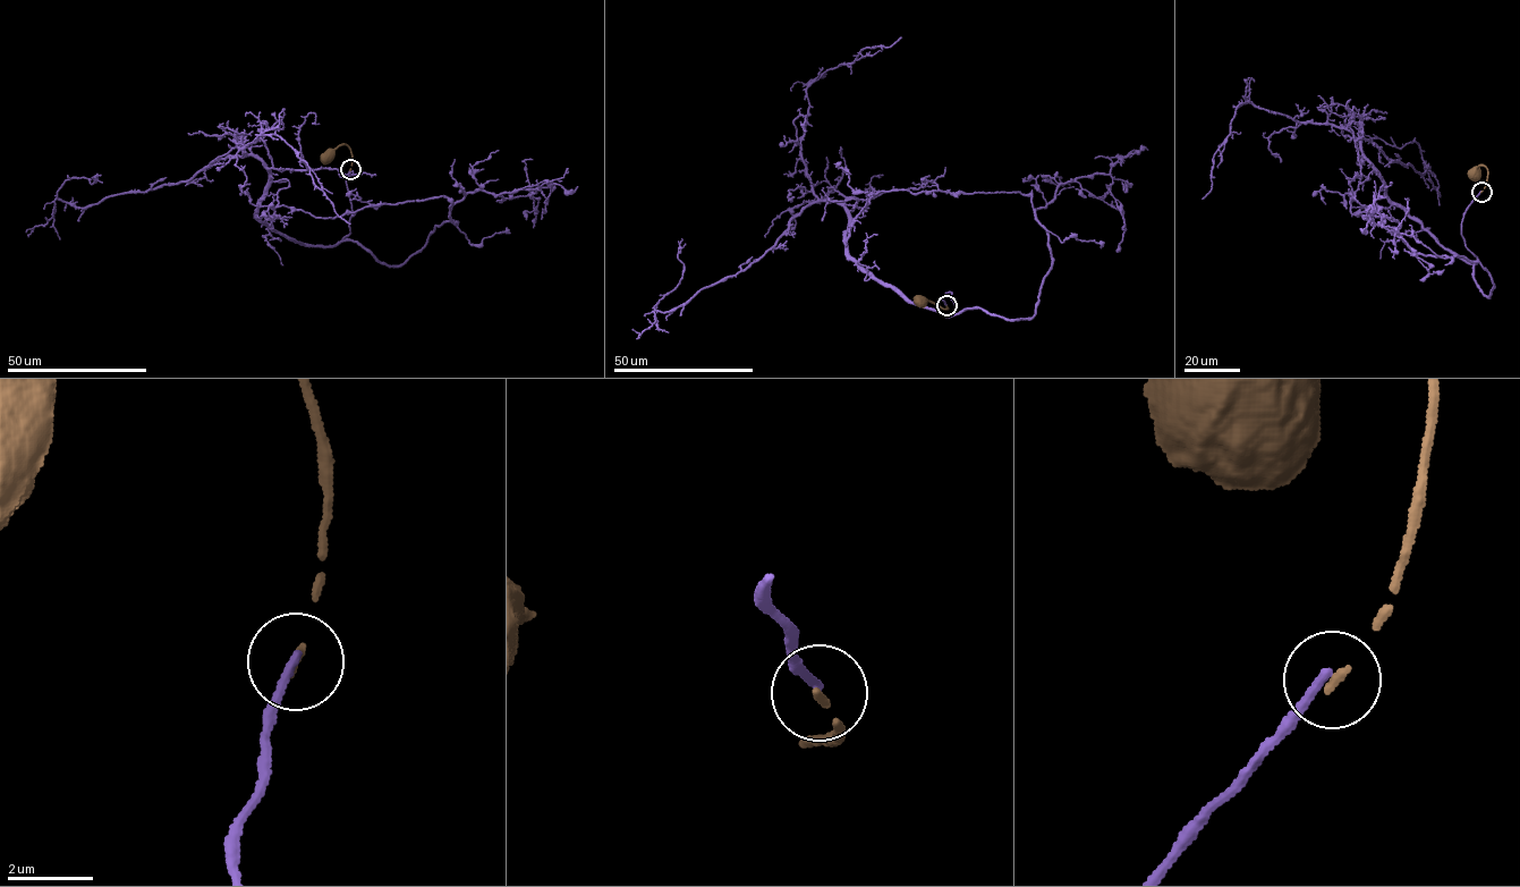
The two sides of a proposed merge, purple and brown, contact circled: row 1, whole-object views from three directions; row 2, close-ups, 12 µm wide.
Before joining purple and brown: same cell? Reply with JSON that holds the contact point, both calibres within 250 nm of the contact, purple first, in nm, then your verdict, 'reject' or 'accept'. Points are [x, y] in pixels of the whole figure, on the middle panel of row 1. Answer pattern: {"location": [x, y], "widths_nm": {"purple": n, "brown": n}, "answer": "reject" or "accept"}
{"location": [947, 305], "widths_nm": {"purple": 200, "brown": 170}, "answer": "reject"}

